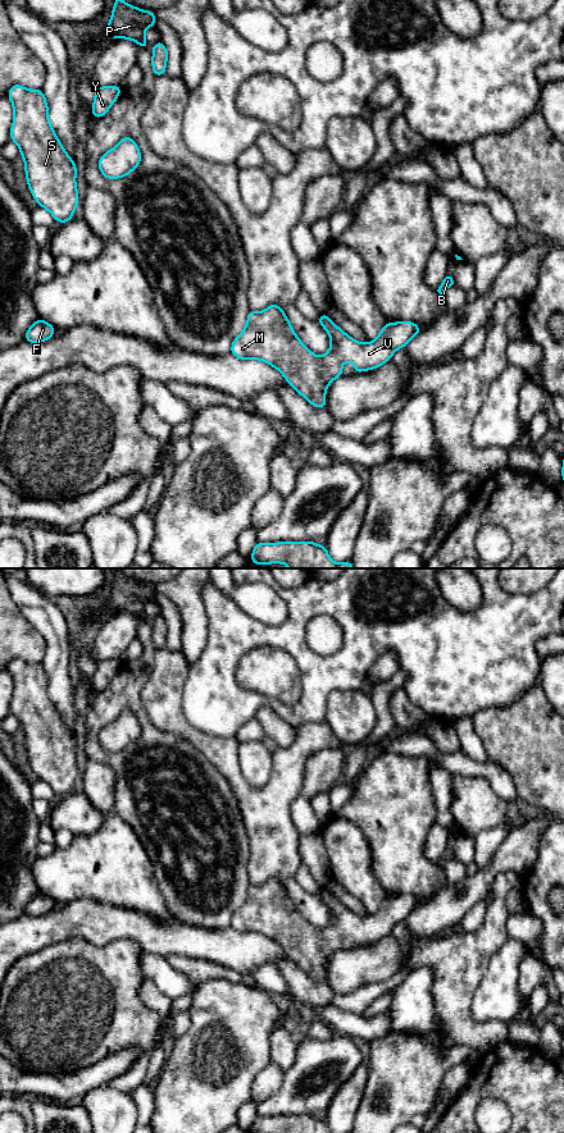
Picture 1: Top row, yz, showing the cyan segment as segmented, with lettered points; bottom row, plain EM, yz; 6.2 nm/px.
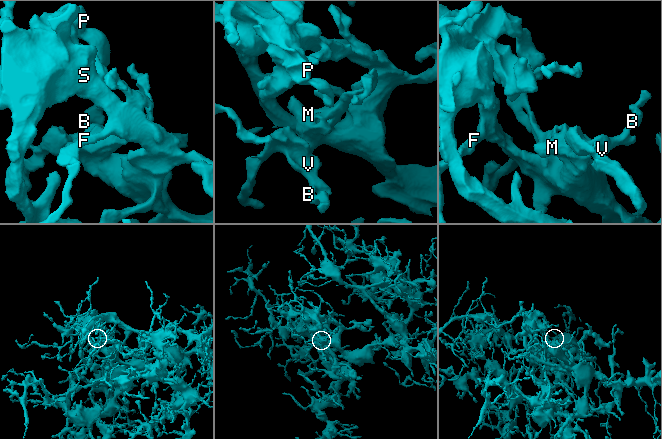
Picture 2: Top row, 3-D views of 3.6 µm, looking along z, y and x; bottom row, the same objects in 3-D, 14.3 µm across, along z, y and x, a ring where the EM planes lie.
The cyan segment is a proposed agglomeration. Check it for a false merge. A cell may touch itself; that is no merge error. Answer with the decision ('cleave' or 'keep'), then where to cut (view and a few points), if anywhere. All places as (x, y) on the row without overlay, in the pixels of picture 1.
keep | no cut

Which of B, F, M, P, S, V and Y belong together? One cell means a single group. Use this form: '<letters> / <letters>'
B F M P S V Y

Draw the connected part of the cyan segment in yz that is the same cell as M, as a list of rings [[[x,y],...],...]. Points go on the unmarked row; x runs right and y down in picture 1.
[[[273,877],[260,886],[249,885],[242,906],[232,915],[231,927],[240,933],[255,932],[269,937],[310,978],[326,982],[326,964],[336,951],[344,949],[344,936],[352,936],[355,946],[377,942],[390,935],[395,924],[405,920],[414,909],[420,906],[419,900],[413,895],[385,896],[374,914],[359,917],[340,903],[326,887],[320,887],[319,899],[327,904],[331,913],[331,920],[323,929],[315,929],[306,922],[278,878]]]

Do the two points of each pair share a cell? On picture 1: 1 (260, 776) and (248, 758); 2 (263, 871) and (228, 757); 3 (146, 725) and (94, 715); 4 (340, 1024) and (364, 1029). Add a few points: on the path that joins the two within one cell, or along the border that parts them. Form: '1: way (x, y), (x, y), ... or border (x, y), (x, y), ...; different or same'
1: way (257, 772), (257, 767), (251, 762); same
2: way (263, 843), (263, 812), (239, 785); same
3: way (137, 711), (132, 706), (108, 706); same
4: way (346, 1024), (358, 1027); same

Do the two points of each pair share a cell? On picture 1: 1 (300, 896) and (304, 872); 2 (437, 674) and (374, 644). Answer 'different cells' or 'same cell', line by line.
1: different cells
2: same cell

